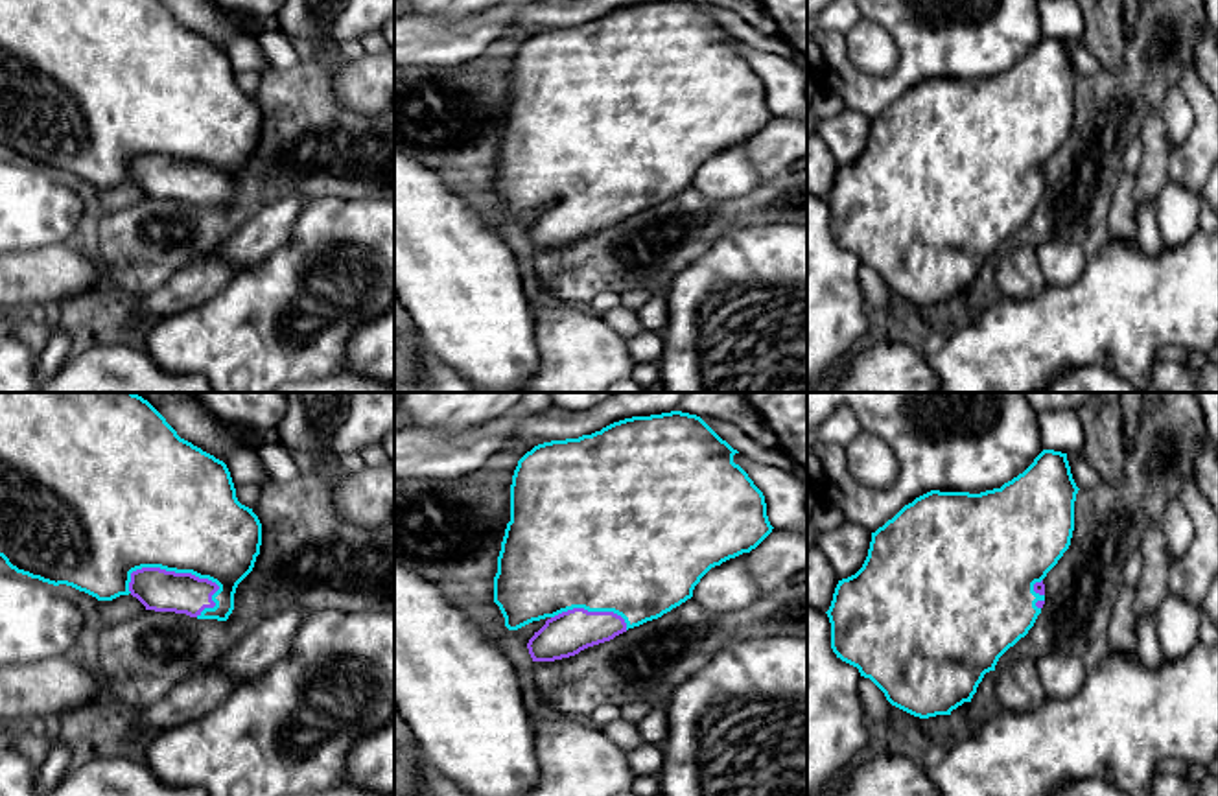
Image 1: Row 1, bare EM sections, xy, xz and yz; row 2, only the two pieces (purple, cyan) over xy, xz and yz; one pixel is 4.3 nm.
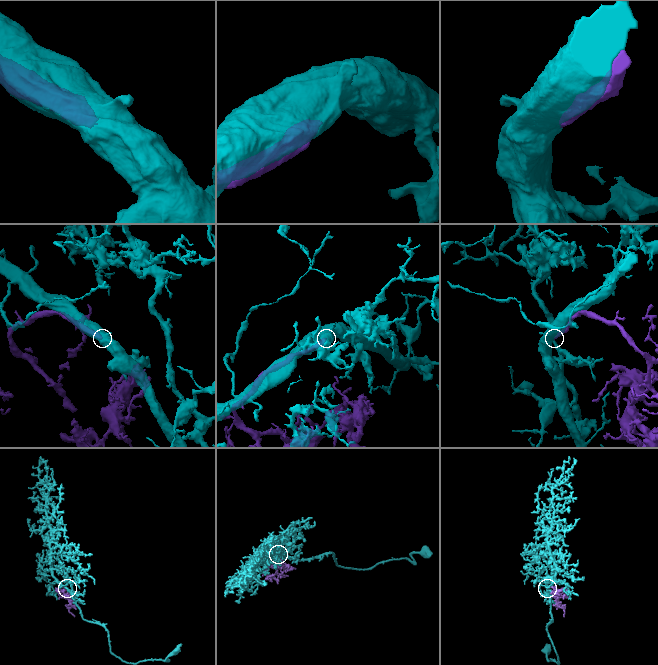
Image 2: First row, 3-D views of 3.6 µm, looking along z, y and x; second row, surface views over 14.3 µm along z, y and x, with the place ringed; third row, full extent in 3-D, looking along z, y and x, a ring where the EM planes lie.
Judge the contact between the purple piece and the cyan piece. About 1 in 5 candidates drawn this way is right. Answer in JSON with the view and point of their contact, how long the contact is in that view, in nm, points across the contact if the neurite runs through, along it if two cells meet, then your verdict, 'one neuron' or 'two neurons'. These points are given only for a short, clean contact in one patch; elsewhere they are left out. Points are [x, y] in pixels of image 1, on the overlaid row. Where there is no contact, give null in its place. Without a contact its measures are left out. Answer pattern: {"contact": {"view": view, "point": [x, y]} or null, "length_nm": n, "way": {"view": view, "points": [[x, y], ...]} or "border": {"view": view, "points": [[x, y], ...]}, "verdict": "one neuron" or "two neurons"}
{"contact": {"view": "xy", "point": [166, 572]}, "length_nm": 400, "verdict": "one neuron"}

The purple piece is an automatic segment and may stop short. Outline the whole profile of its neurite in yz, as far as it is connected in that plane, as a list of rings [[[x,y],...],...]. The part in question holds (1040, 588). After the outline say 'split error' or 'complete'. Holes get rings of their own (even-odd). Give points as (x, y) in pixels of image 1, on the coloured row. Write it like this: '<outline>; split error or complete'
[[[1043,450],[1023,474],[1004,483],[1001,488],[980,494],[931,490],[905,505],[892,520],[872,533],[868,556],[862,568],[855,575],[838,580],[835,588],[831,606],[826,614],[831,623],[831,649],[837,658],[857,667],[861,676],[870,678],[892,706],[919,719],[951,715],[951,711],[964,702],[971,702],[984,674],[995,671],[999,658],[1028,634],[1041,614],[1045,604],[1043,579],[1071,545],[1078,490],[1067,453]]]; split error

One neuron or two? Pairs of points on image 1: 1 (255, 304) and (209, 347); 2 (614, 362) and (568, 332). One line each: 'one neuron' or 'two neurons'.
1: one neuron
2: one neuron

